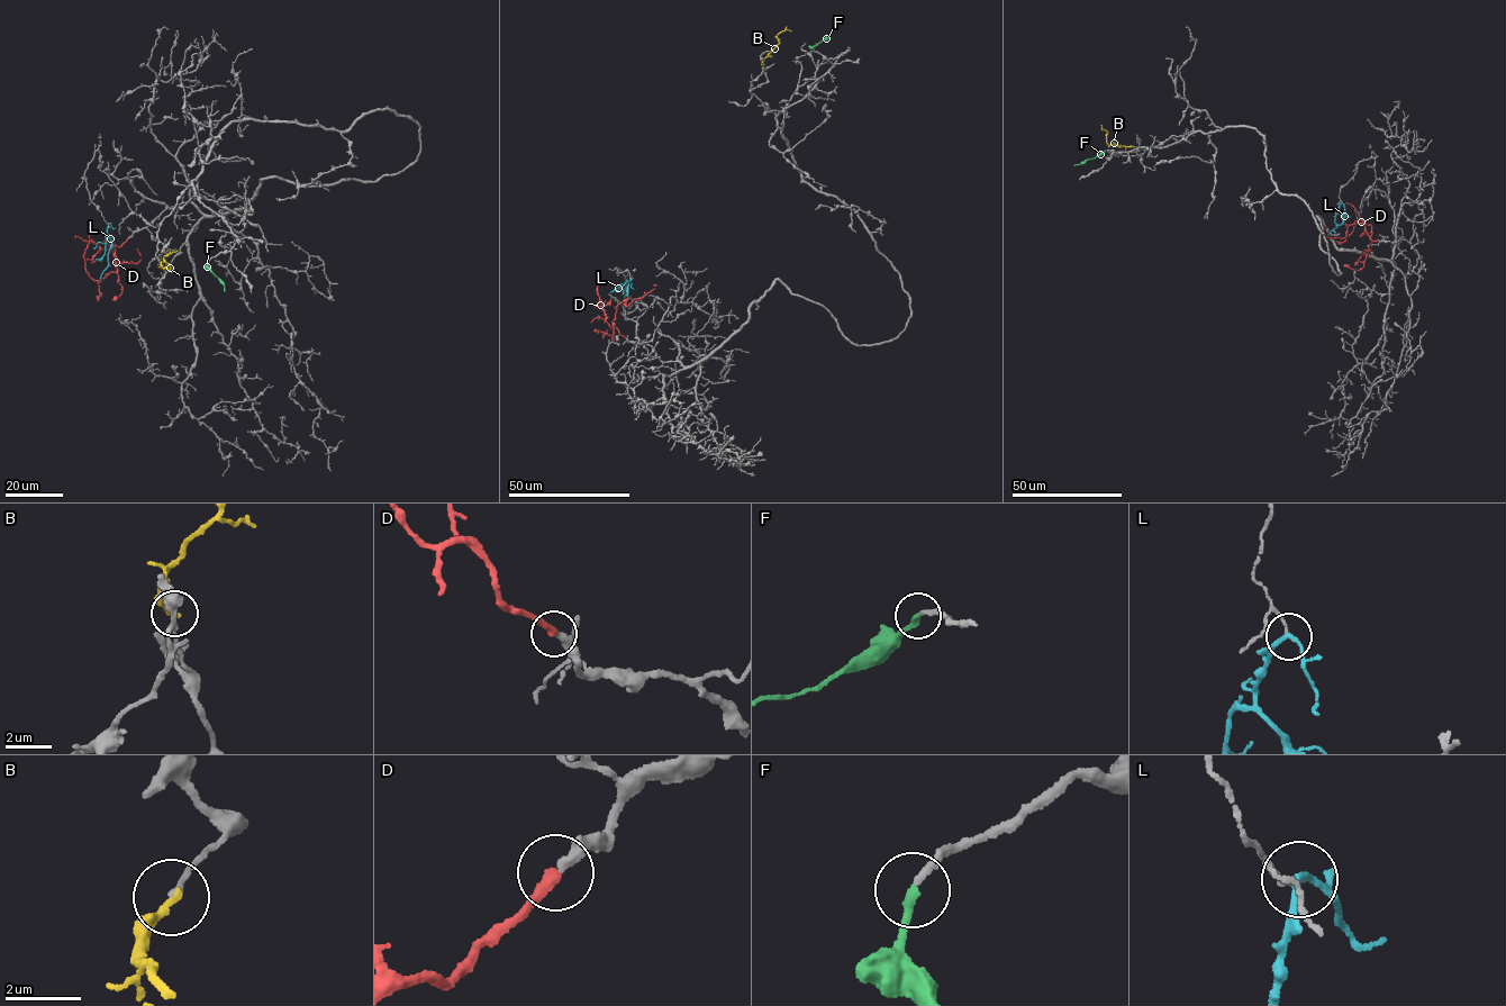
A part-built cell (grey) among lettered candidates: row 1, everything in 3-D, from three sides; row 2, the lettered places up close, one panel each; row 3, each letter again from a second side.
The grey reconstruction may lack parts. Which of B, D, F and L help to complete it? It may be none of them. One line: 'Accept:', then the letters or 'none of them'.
Accept: D, F

